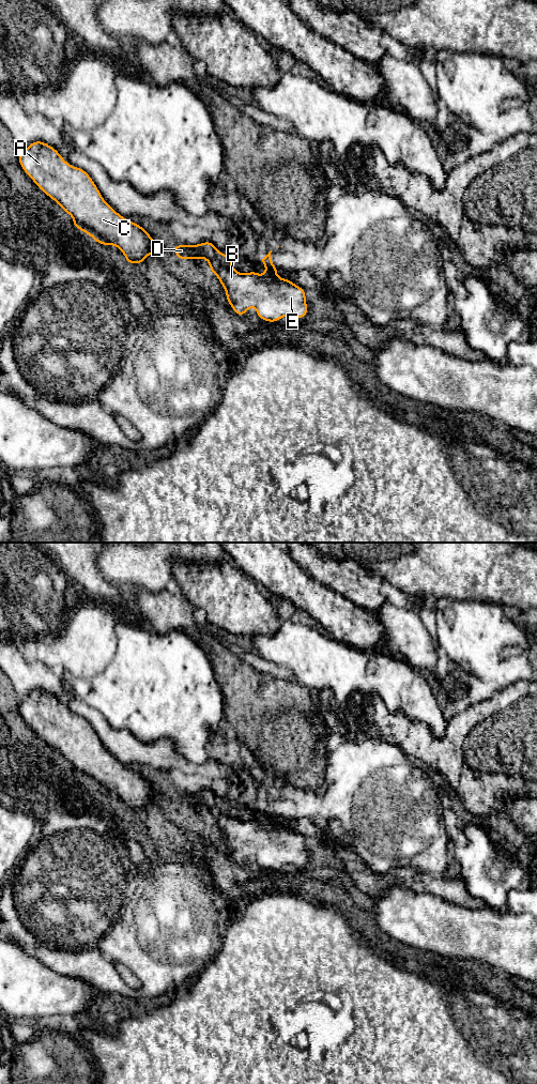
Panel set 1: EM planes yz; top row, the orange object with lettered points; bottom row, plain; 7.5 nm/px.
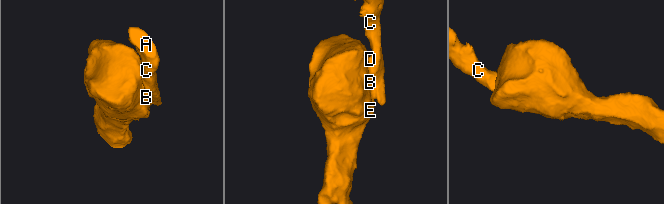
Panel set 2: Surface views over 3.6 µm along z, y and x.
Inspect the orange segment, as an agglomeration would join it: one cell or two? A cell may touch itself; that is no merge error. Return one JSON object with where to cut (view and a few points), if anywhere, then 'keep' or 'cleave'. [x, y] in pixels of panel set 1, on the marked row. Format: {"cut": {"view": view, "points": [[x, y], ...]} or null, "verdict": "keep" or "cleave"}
{"cut": {"view": "yz", "points": [[220, 253], [220, 265], [212, 273]]}, "verdict": "cleave"}

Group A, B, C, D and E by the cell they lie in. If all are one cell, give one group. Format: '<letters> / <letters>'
A C D / B E

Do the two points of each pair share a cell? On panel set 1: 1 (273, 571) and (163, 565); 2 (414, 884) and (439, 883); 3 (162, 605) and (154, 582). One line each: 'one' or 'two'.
1: two
2: one
3: two

